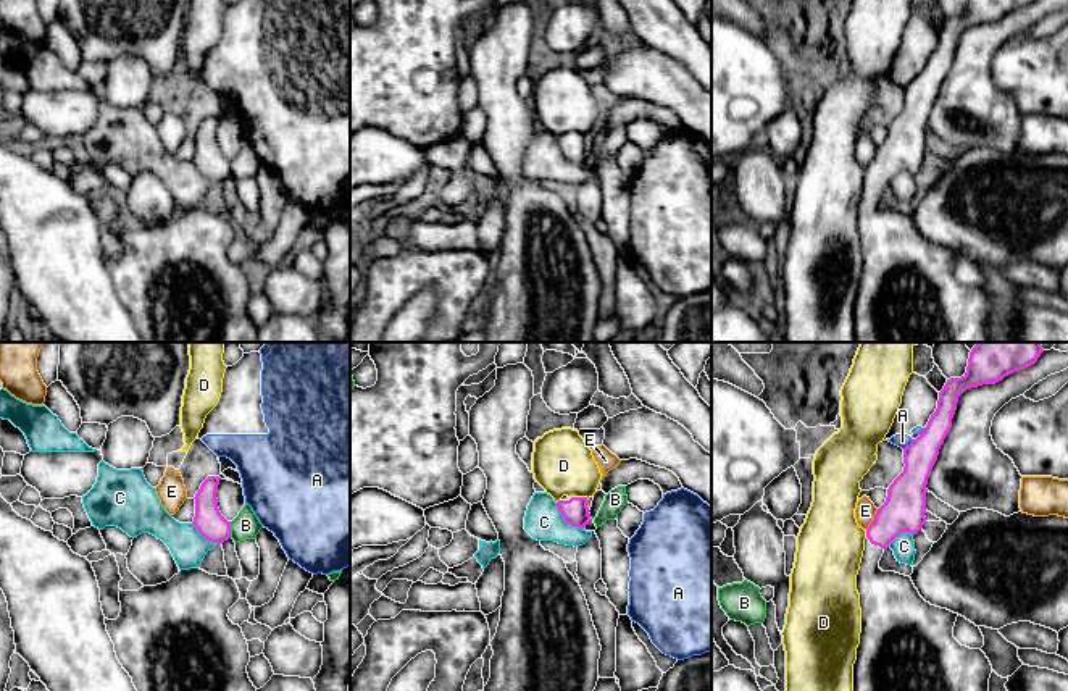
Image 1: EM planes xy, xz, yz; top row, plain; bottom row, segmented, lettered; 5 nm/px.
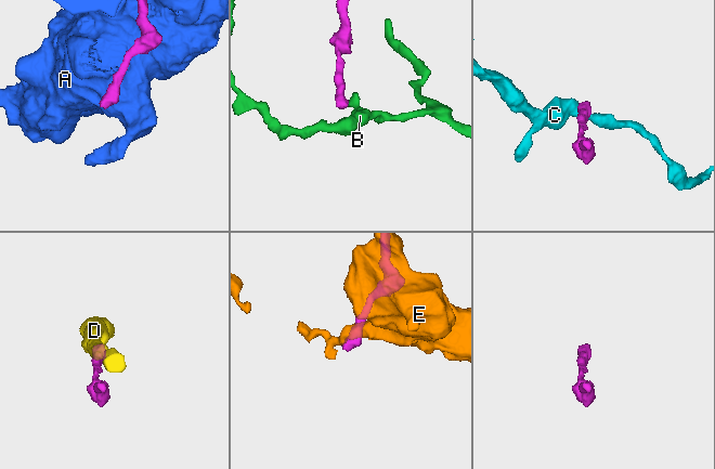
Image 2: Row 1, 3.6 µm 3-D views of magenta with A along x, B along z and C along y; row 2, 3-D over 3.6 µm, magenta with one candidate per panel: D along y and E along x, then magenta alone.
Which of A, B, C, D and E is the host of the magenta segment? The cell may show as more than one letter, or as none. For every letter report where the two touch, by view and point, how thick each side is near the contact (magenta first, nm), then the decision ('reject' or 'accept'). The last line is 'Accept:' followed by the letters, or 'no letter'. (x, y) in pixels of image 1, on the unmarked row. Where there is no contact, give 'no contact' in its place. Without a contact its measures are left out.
A: yz (910, 83) | 190/70 nm | reject
B: xy (229, 168) | 150/140 nm | reject
C: xz (565, 159) | 130/190 nm | reject
D: xz (579, 136) | 130/300 nm | reject
E: yz (873, 157) | 220/100 nm | reject
Accept: no letter

